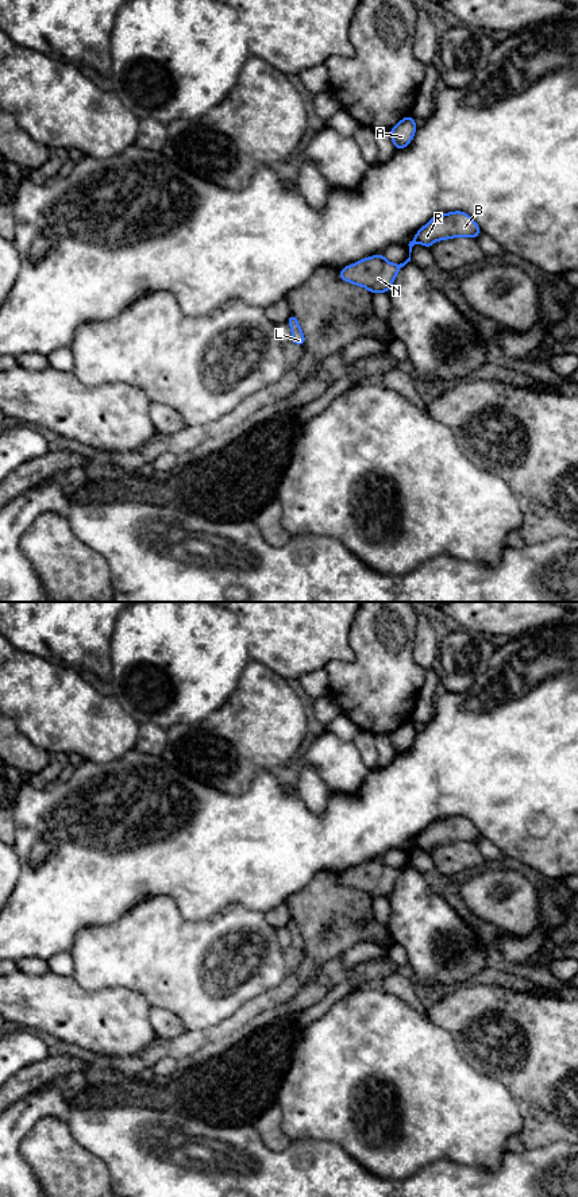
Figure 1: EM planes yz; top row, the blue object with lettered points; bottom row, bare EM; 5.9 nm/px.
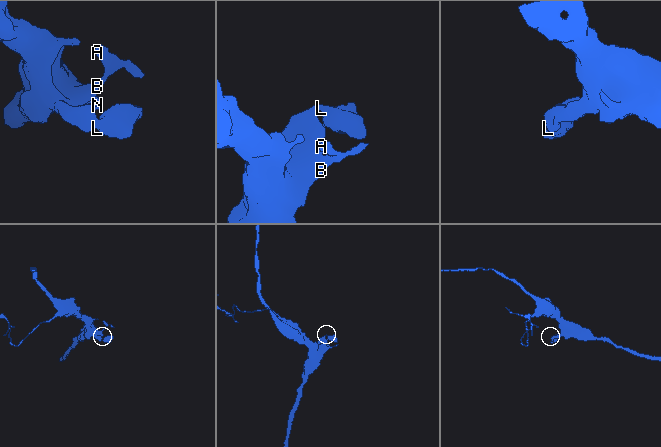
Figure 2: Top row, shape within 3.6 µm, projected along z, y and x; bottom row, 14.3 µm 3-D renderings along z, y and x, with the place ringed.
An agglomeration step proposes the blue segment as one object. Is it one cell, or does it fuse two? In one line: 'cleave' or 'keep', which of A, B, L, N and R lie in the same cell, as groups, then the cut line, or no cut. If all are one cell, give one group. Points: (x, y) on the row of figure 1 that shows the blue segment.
keep; groups A B L N R; cut none

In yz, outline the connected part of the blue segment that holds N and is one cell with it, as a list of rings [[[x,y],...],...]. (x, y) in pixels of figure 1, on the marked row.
[[[456,211],[432,217],[421,229],[417,231],[415,239],[409,242],[409,258],[400,265],[388,262],[382,254],[358,260],[344,269],[340,269],[340,279],[366,287],[374,293],[388,293],[401,267],[411,262],[412,247],[416,243],[431,248],[436,240],[446,240],[458,236],[477,239],[482,233],[475,221],[465,212]]]

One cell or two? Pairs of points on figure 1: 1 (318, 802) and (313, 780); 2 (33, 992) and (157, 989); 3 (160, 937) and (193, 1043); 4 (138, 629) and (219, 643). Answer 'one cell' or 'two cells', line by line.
1: one cell
2: two cells
3: two cells
4: one cell

